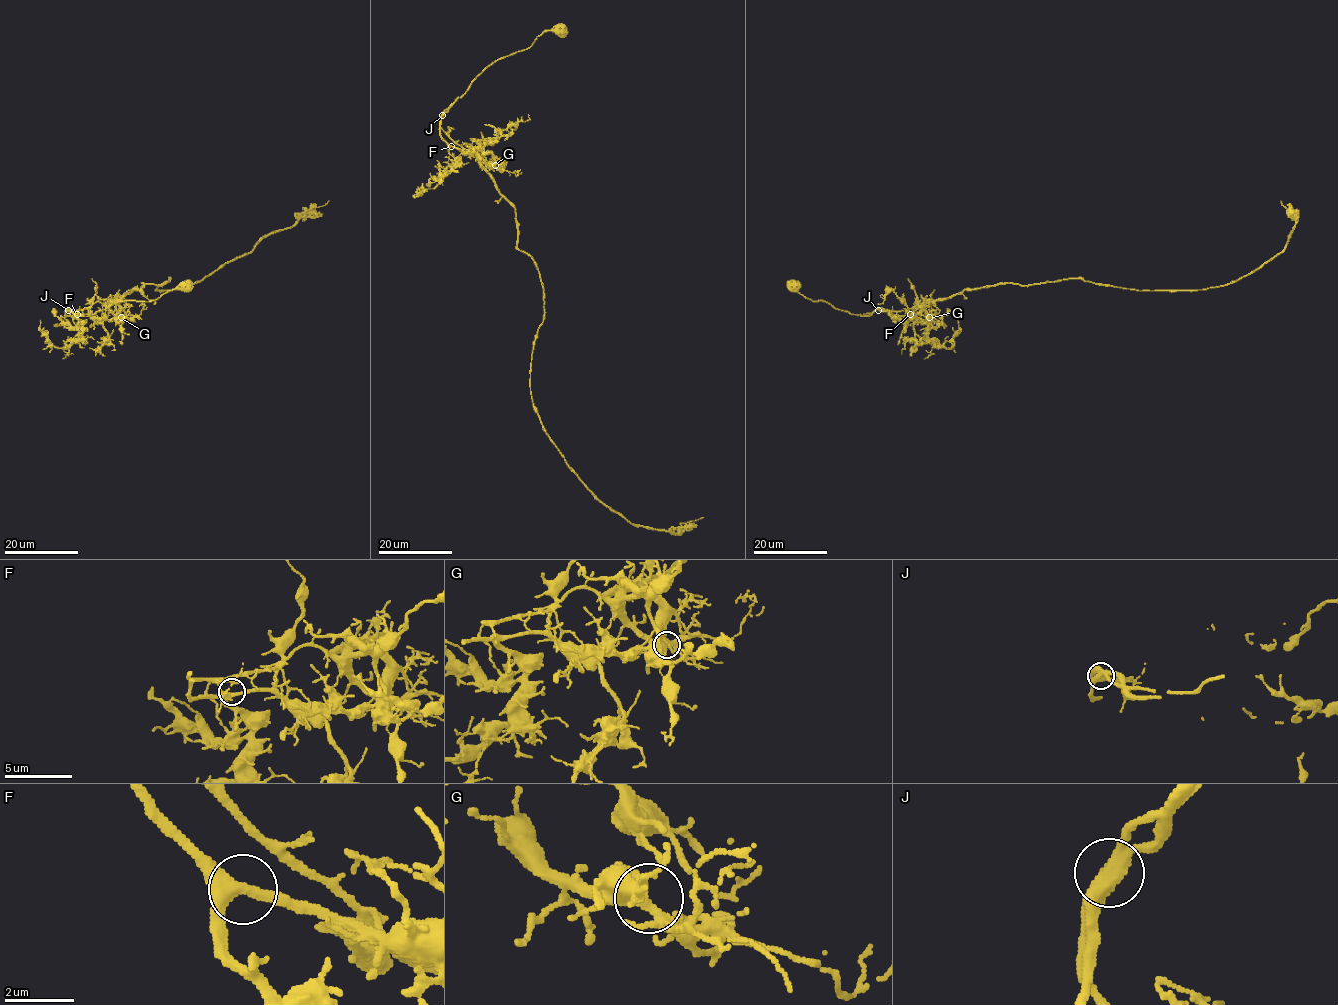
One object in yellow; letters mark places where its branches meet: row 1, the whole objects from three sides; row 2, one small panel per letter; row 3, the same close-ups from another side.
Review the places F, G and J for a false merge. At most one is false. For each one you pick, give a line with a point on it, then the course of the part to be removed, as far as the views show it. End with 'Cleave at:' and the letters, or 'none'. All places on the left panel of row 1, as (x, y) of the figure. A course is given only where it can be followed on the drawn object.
J: at (68, 310); foreign part runs (67, 310), (66, 316), (88, 314), (115, 318), (118, 315), (116, 303), (130, 290), (139, 291), (154, 303)
Cleave at: J

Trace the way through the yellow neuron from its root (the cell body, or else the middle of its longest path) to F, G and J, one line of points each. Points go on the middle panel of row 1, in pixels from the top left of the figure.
F: (560, 32), (542, 32), (529, 47), (495, 60), (476, 77), (441, 118), (440, 135), (451, 146)
G: (560, 32), (542, 32), (529, 47), (492, 62), (441, 118), (441, 128), (454, 141), (469, 154), (495, 165)
J: (560, 32), (542, 32), (529, 47), (492, 62), (442, 115)

